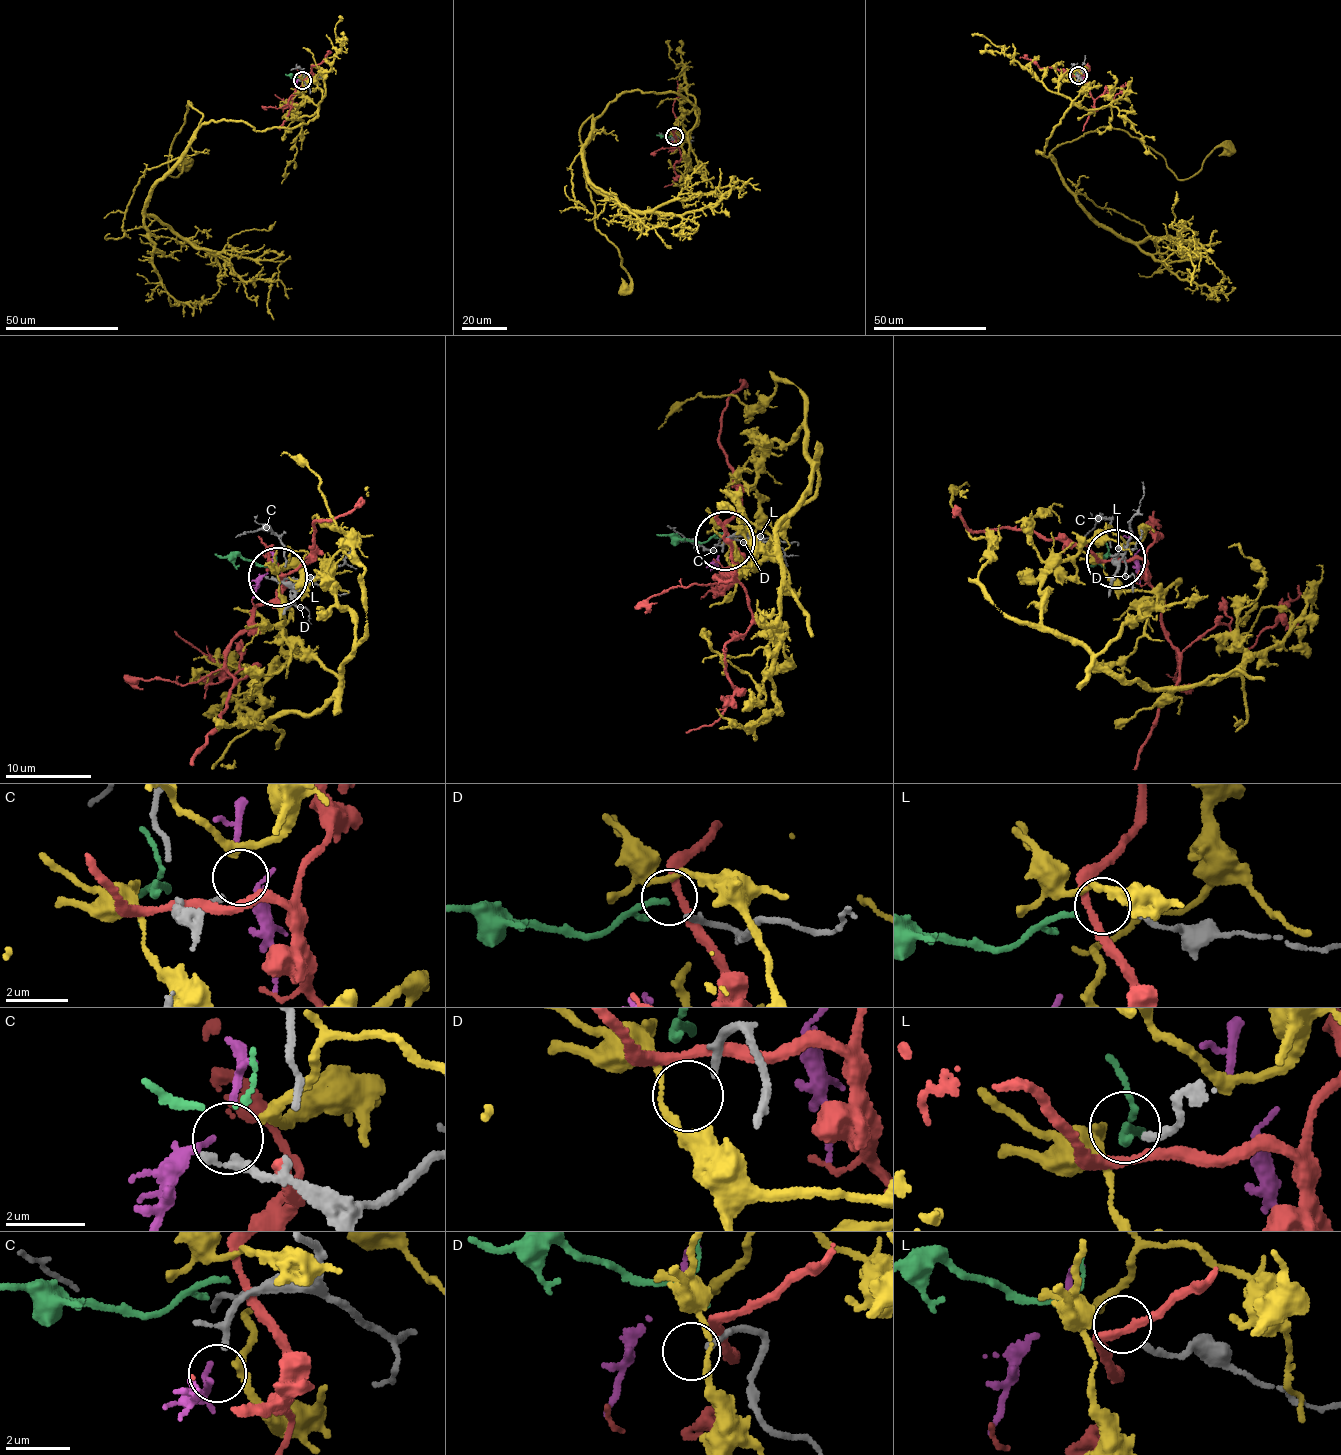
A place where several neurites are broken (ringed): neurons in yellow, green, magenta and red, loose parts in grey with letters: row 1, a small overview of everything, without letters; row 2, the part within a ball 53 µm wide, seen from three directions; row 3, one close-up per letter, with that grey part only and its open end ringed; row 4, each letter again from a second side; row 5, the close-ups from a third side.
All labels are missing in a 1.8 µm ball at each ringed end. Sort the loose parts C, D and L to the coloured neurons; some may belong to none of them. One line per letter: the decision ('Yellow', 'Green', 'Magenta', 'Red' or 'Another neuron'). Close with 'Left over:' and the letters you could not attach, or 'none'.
C: Magenta
D: Another neuron
L: Green
Left over: D

